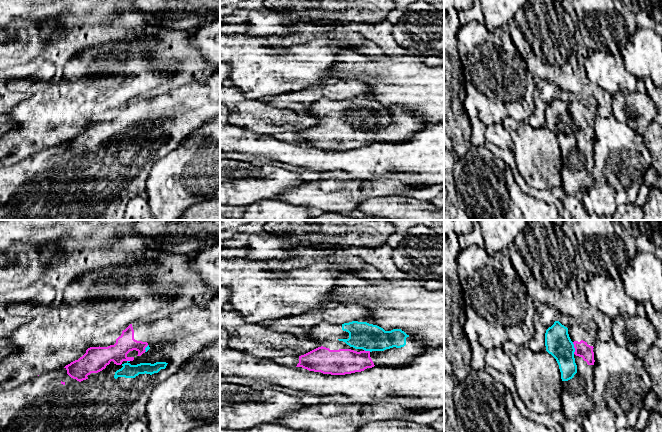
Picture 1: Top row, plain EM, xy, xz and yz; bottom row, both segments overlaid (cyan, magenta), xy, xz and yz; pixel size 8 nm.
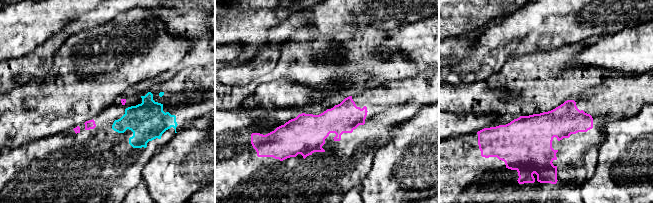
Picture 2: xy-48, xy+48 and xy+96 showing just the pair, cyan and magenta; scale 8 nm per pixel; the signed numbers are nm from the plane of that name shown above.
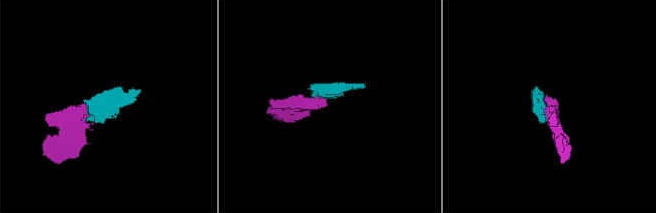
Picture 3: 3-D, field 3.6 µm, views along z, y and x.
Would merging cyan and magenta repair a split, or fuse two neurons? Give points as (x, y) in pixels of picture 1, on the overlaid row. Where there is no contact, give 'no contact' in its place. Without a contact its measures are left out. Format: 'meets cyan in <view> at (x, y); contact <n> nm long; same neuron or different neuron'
meets cyan in yz at (574, 348); contact 100 nm long; same neuron

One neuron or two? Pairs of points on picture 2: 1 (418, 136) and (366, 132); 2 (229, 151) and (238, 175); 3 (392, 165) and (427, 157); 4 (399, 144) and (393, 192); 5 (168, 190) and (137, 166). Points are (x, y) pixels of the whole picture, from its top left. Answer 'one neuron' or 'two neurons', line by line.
1: two neurons
2: two neurons
3: one neuron
4: one neuron
5: two neurons

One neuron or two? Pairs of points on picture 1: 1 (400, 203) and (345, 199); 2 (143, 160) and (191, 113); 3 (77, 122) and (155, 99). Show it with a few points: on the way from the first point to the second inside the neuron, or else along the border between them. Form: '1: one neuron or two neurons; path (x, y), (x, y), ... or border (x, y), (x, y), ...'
1: two neurons; border (386, 195), (364, 199), (356, 208)
2: one neuron; path (158, 148), (190, 128)
3: two neurons; border (90, 122), (81, 132), (72, 137)

